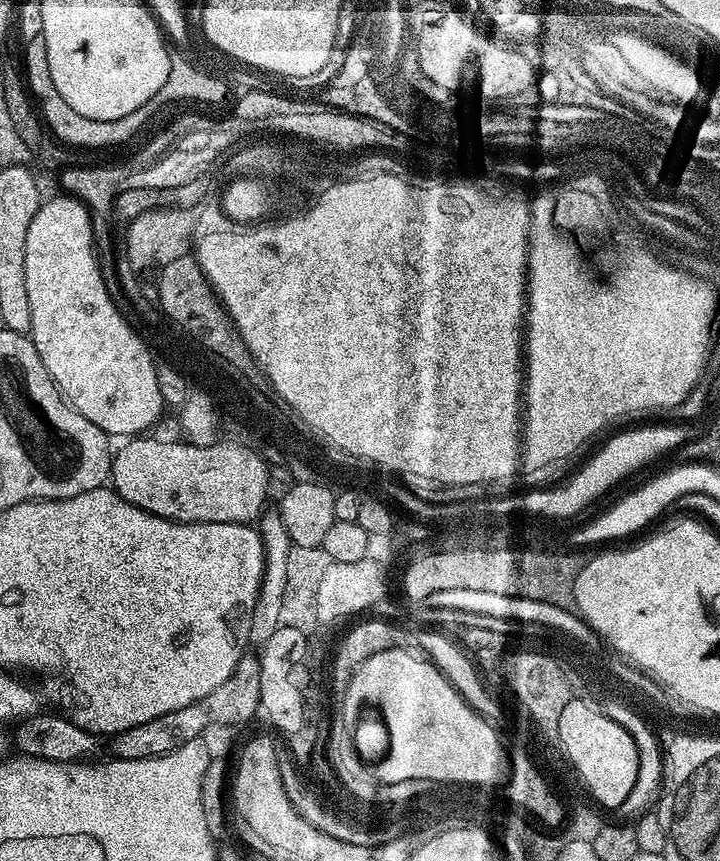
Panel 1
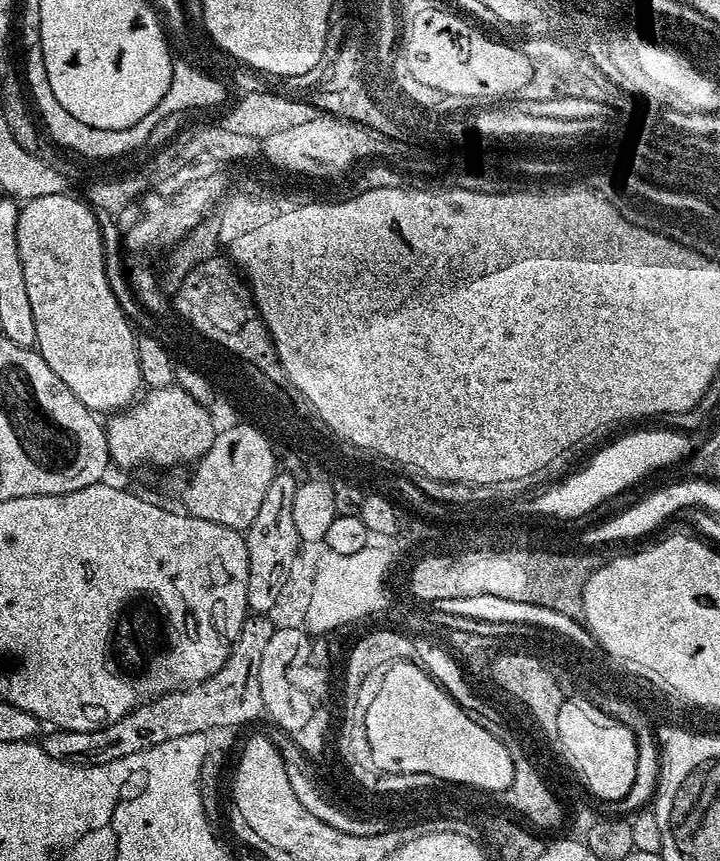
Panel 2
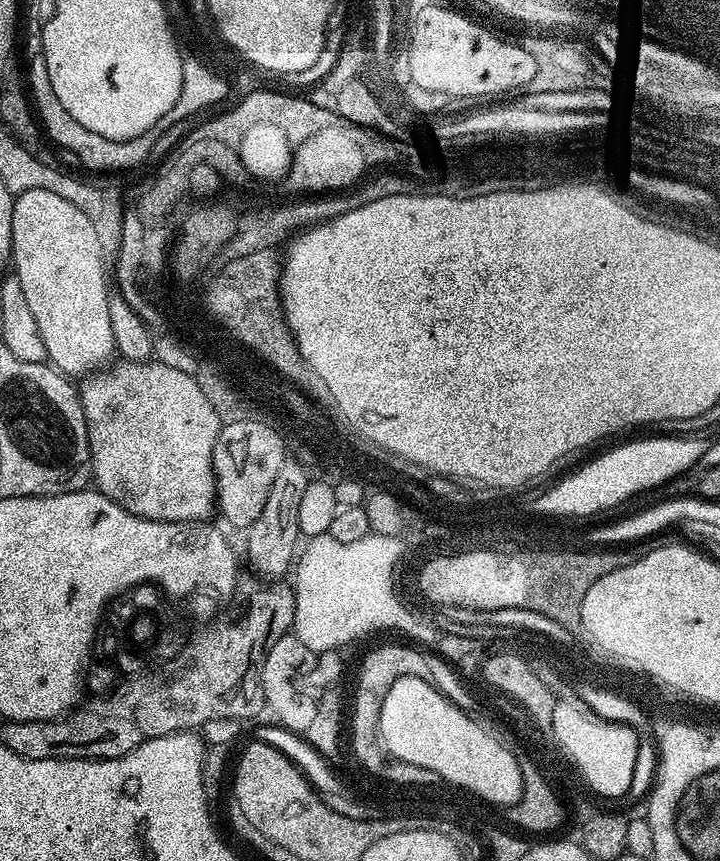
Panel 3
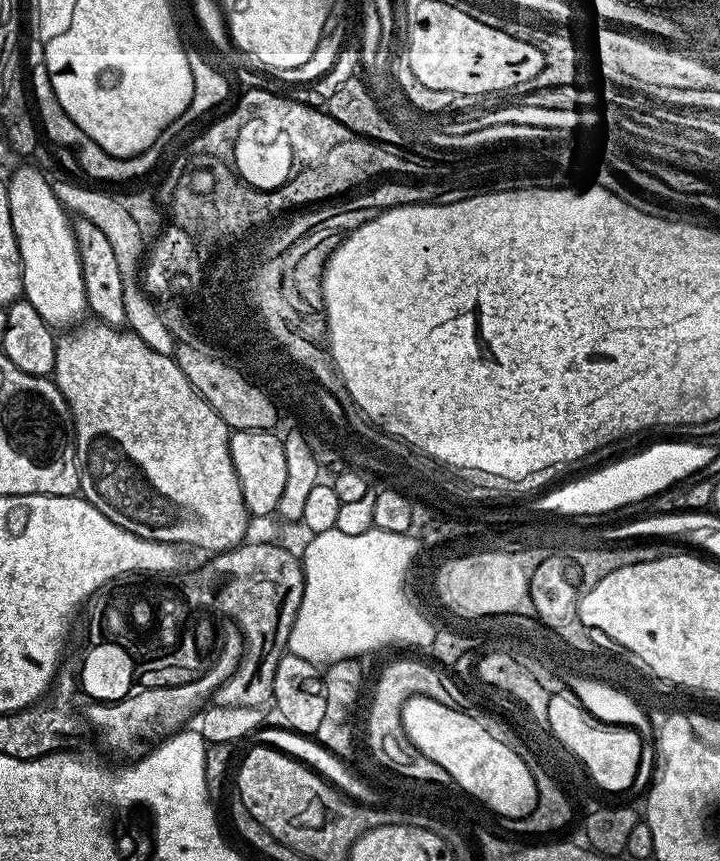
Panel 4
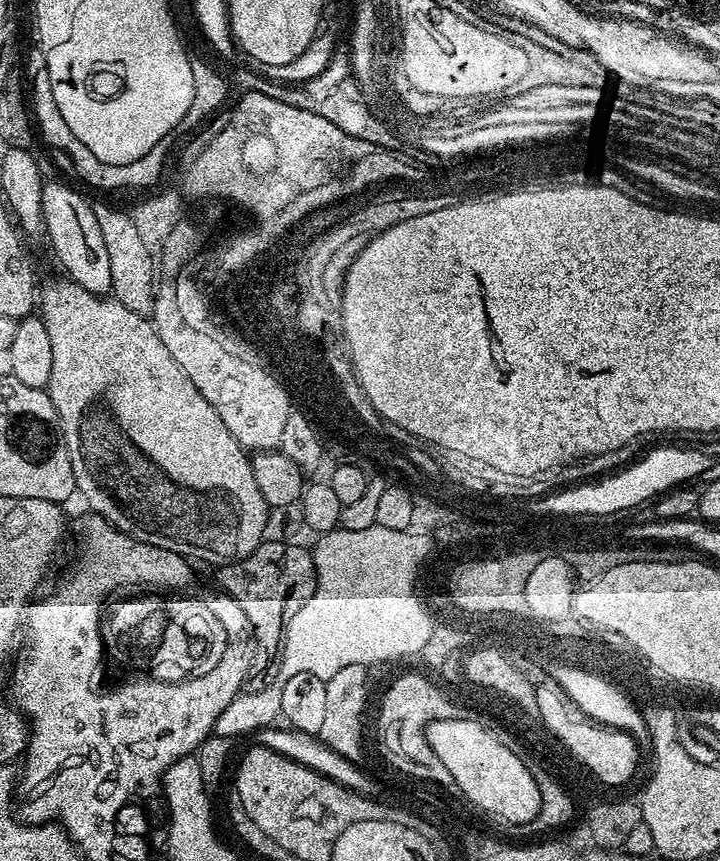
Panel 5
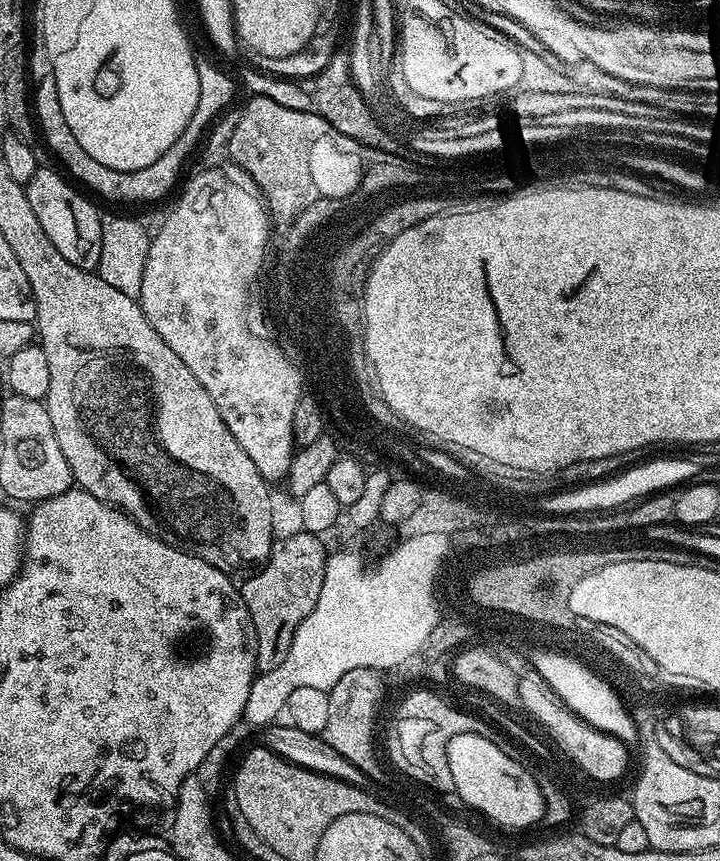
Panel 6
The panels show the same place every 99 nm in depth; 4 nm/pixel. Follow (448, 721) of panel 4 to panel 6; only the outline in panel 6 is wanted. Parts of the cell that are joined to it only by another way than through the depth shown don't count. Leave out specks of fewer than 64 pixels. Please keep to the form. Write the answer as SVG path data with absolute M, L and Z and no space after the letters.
M476 733L458 734L449 740L446 756L461 793L480 810L493 814L496 826L506 822L522 822L532 826L543 821L544 802L538 783L494 742Z

